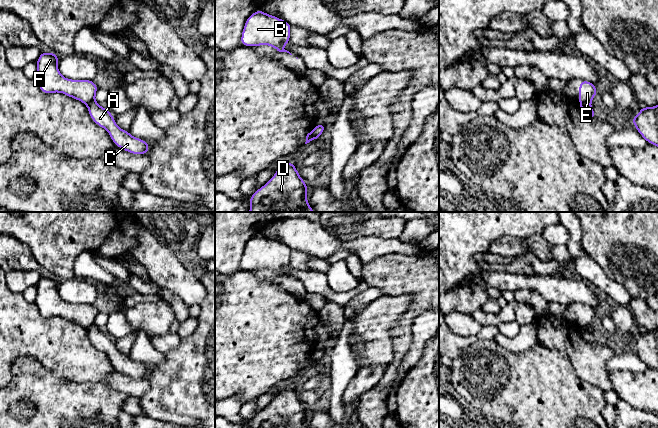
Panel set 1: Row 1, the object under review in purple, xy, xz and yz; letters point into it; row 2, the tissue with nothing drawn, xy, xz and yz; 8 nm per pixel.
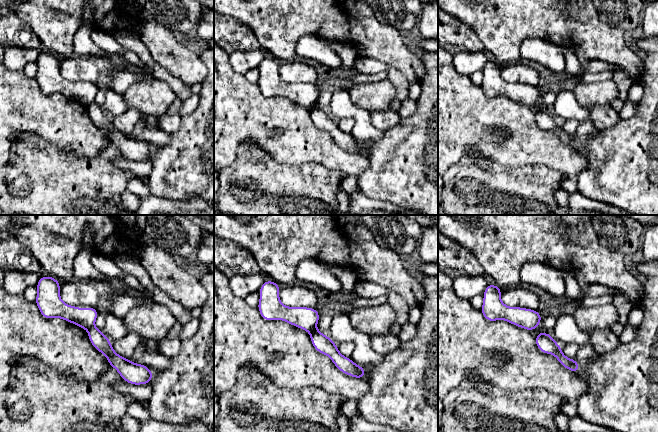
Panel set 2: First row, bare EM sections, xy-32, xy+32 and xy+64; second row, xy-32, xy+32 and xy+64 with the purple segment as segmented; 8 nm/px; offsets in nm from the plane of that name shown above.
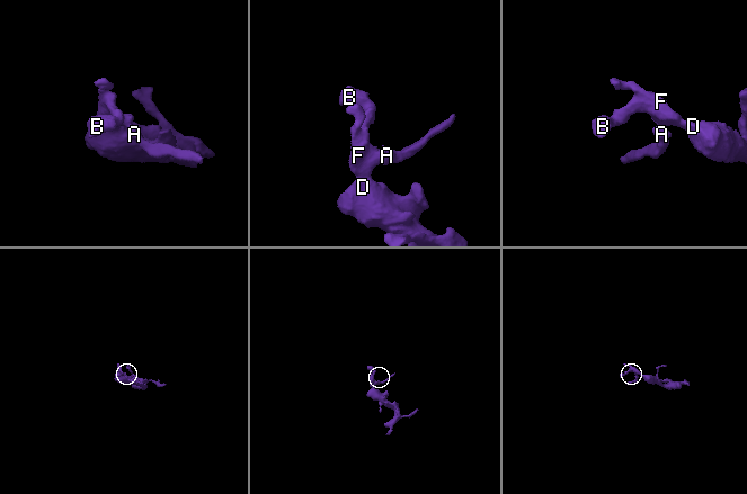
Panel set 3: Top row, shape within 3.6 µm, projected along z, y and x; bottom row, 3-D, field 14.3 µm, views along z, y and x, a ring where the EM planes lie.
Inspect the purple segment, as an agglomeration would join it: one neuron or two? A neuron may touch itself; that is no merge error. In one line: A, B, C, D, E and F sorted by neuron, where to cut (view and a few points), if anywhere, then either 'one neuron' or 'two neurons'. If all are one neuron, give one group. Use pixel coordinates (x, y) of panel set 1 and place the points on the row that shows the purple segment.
groups A C / B D E F; cut xz (312, 129), (314, 138); two neurons

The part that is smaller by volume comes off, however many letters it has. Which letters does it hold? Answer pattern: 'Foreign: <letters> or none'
Foreign: A, C

